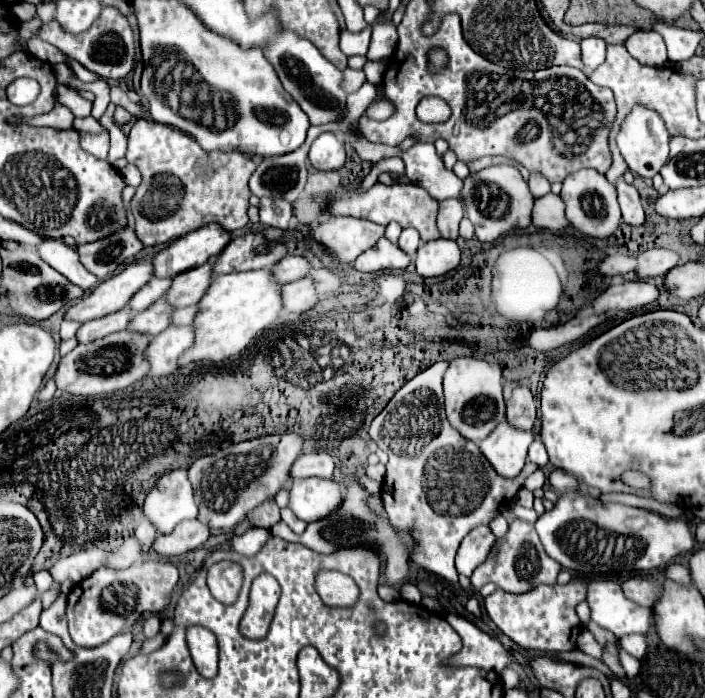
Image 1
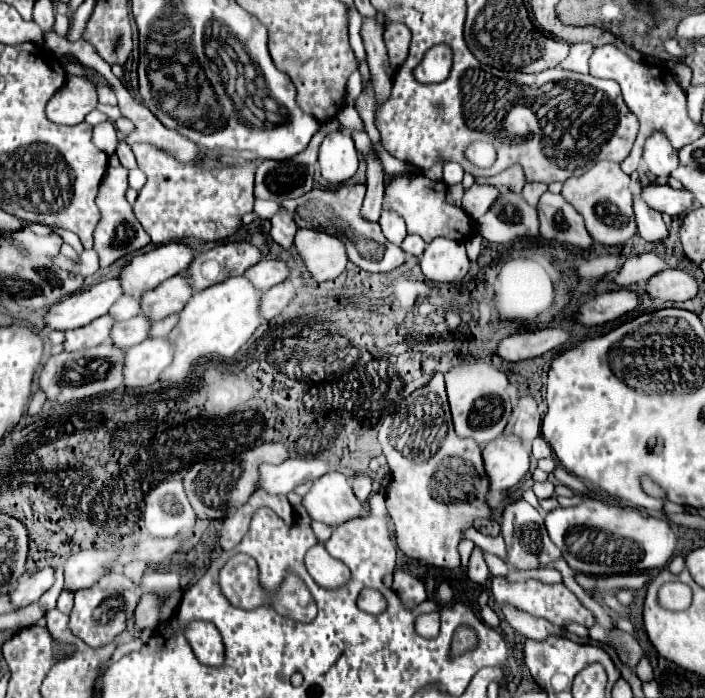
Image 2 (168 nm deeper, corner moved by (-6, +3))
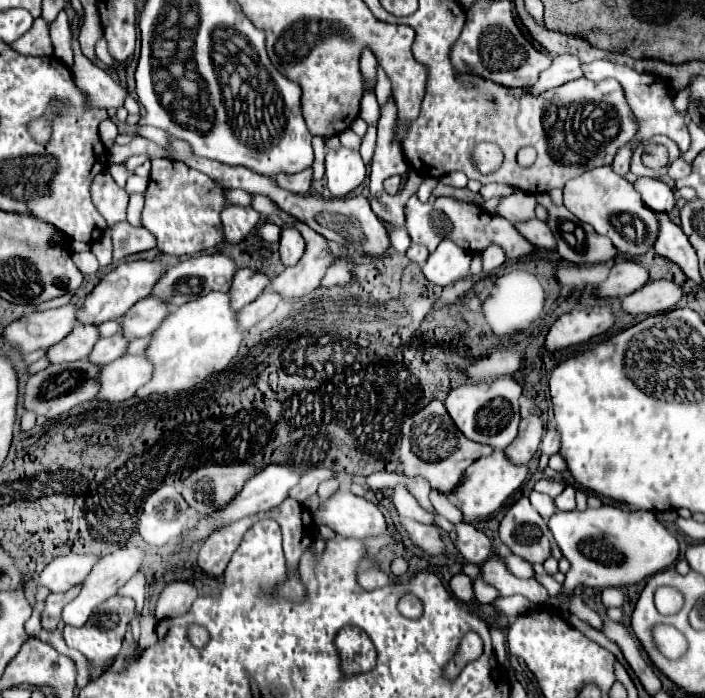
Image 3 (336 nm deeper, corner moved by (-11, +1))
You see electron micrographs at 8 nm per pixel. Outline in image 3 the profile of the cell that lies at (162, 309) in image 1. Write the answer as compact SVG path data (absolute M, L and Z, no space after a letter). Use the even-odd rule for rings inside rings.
M115 334L111 338L101 338L95 344L95 350L91 350L91 356L87 356L95 366L105 366L113 360L117 360L119 356L123 356L127 348L127 340L121 334Z

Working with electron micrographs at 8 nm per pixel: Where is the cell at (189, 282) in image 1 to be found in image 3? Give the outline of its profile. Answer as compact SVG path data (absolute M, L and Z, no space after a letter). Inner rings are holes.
M147 296L137 304L133 304L129 312L121 318L121 332L129 342L135 338L149 336L151 332L155 332L155 328L159 328L159 324L167 314L169 314L169 308L165 302L161 302L159 298Z

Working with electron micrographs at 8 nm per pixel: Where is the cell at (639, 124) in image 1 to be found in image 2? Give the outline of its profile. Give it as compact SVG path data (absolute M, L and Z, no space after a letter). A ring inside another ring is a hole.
M654 130L646 138L642 160L654 176L670 176L670 172L678 166L678 152L670 146L670 140L662 132Z

